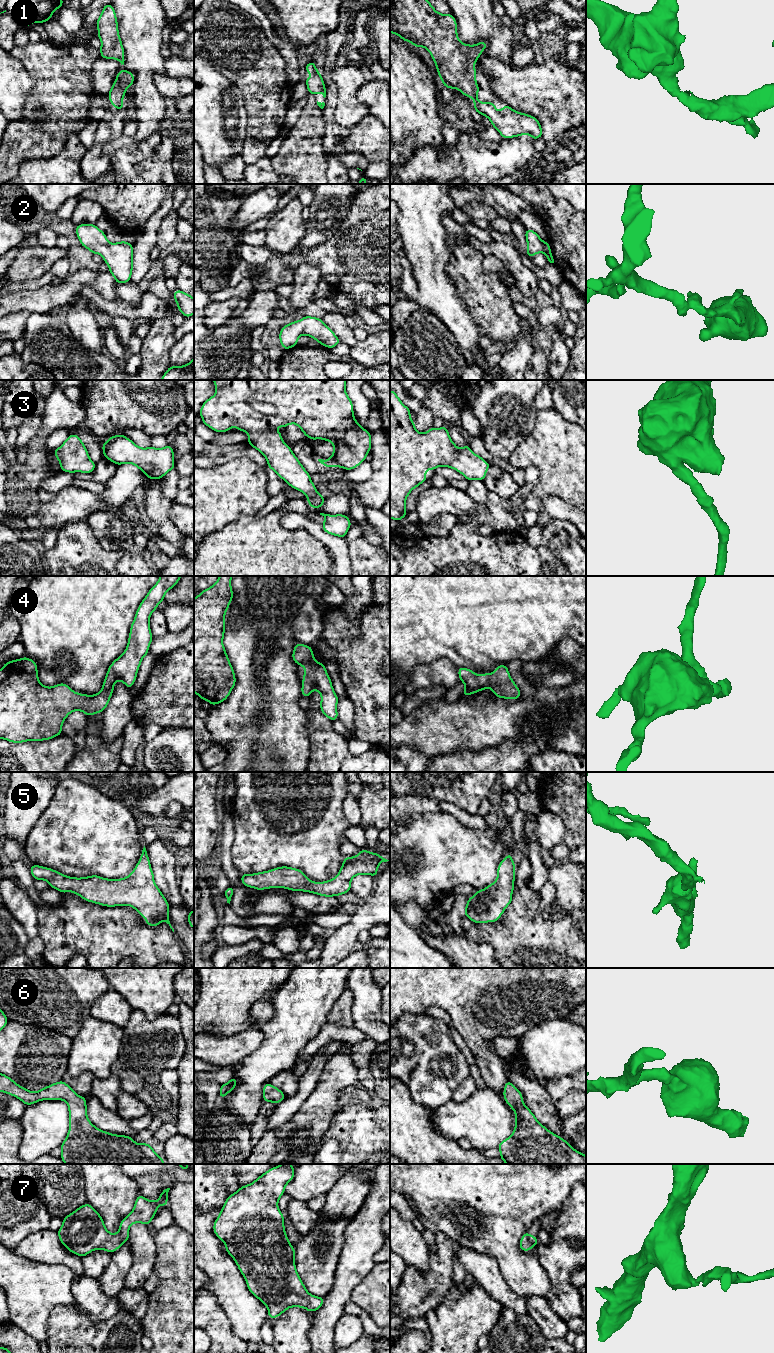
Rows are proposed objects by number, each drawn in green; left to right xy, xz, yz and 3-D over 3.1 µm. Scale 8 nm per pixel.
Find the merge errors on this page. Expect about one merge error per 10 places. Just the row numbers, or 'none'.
none

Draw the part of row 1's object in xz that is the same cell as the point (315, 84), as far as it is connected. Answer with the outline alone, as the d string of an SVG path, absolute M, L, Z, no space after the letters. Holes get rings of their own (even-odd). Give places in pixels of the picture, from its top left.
M309 61L309 63L305 66L305 70L312 75L310 78L305 78L308 93L314 96L318 93L321 93L325 98L325 84L320 72L317 70L317 67L315 66L315 63L313 61Z

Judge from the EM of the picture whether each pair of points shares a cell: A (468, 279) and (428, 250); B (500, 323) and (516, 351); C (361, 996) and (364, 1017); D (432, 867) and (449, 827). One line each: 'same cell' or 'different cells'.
A: different cells
B: different cells
C: same cell
D: same cell

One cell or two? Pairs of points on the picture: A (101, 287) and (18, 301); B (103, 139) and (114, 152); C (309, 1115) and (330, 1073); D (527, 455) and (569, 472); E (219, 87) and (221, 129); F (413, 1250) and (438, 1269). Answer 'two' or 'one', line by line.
A: one
B: two
C: one
D: one
E: one
F: two

